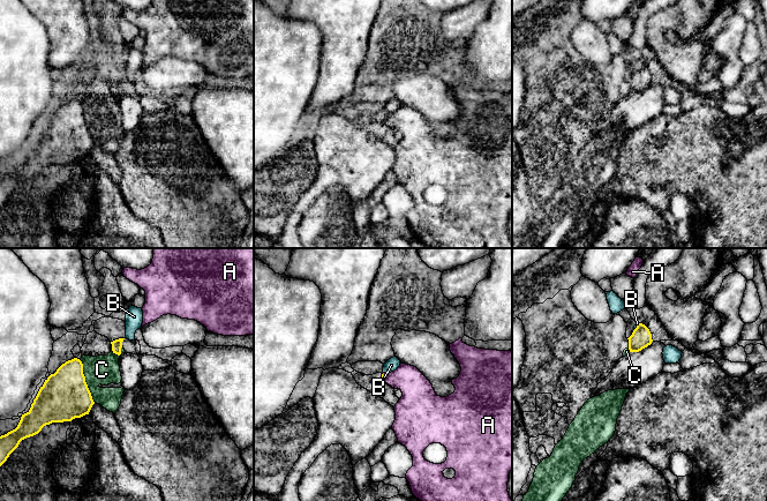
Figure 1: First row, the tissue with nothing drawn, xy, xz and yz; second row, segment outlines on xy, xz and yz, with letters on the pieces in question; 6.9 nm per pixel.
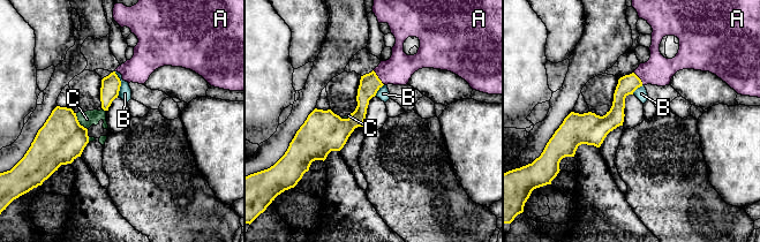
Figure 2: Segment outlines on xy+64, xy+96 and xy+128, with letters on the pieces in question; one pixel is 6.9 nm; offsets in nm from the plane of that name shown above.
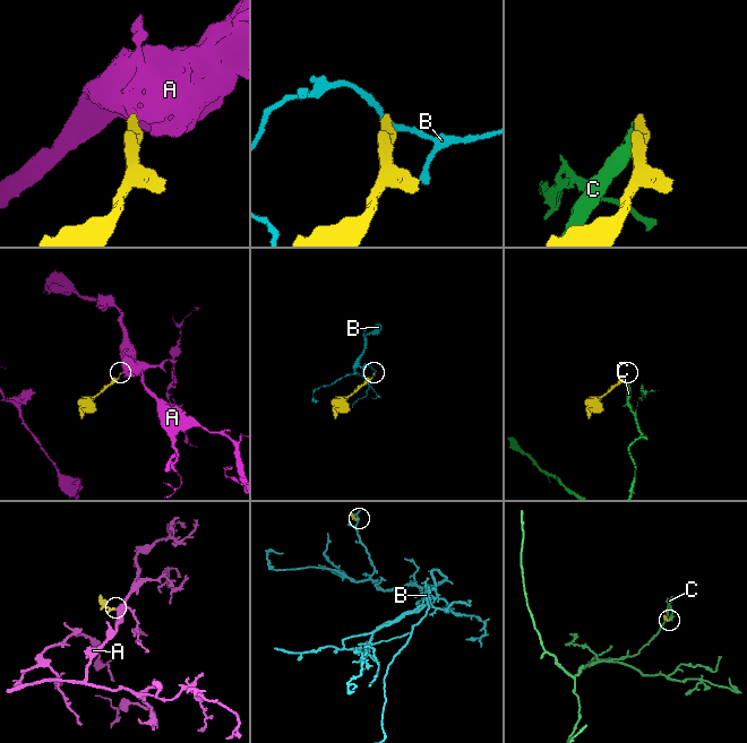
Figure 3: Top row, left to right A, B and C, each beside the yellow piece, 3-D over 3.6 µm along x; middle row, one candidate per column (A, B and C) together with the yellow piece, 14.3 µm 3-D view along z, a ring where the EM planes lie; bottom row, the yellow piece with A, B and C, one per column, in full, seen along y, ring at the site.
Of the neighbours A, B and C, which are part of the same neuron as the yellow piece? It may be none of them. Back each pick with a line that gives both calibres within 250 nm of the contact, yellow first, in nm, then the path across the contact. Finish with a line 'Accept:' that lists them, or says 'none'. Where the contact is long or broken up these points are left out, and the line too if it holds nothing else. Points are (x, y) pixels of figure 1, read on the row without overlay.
A: 20 nm thick on the yellow side, 200 nm on the other; runs through xz (382, 116), (382, 118), (407, 120), (415, 128)
Accept: A

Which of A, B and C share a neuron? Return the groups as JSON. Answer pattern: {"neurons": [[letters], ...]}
{"neurons": [["A"], ["B"], ["C"]]}

